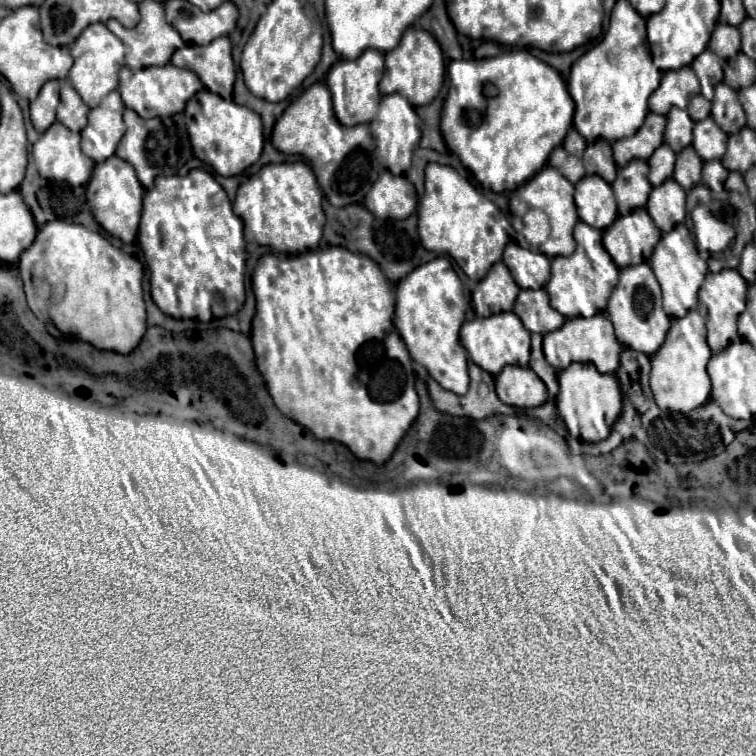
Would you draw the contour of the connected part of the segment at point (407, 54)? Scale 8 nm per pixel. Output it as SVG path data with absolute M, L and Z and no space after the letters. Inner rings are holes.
M408 28L398 44L398 48L386 52L386 74L380 80L380 92L388 95L398 92L410 100L412 106L430 104L440 92L444 82L444 58L434 36L422 28Z

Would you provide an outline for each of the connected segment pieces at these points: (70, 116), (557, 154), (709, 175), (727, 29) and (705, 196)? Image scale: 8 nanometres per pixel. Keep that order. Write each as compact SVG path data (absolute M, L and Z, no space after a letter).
M70 82L62 84L60 90L60 106L58 106L58 122L62 122L72 132L80 132L86 126L88 106L82 102L78 92L70 86Z
M558 146L558 148L554 148L554 152L550 154L548 164L550 164L552 168L556 168L558 172L562 172L562 176L566 176L566 178L570 180L570 184L574 186L575 192L576 182L584 176L582 160L580 160L580 158L576 158L574 154L568 154L562 146Z
M720 160L704 162L701 182L704 182L712 192L720 192L720 190L722 190L722 184L724 184L726 176L728 176L728 172L726 172L726 168L722 166Z
M718 24L708 48L720 58L734 58L740 52L740 32L730 24Z
M696 184L692 190L688 190L688 210L692 210L698 202L706 202L710 204L712 194L704 184Z

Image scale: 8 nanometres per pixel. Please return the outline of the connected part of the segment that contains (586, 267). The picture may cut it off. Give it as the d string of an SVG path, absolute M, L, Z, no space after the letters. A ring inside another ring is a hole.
M578 222L574 238L578 244L576 252L570 256L556 256L552 260L552 278L546 284L546 292L550 294L550 304L566 318L594 316L606 308L610 292L618 284L618 266L606 252L600 230Z

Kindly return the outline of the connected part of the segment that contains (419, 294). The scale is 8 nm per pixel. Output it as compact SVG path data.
M434 258L410 272L396 284L396 302L394 327L414 362L422 364L430 376L442 384L442 388L454 394L466 394L470 376L468 376L468 358L466 350L460 344L460 326L465 321L466 300L462 282L454 272L448 258Z

